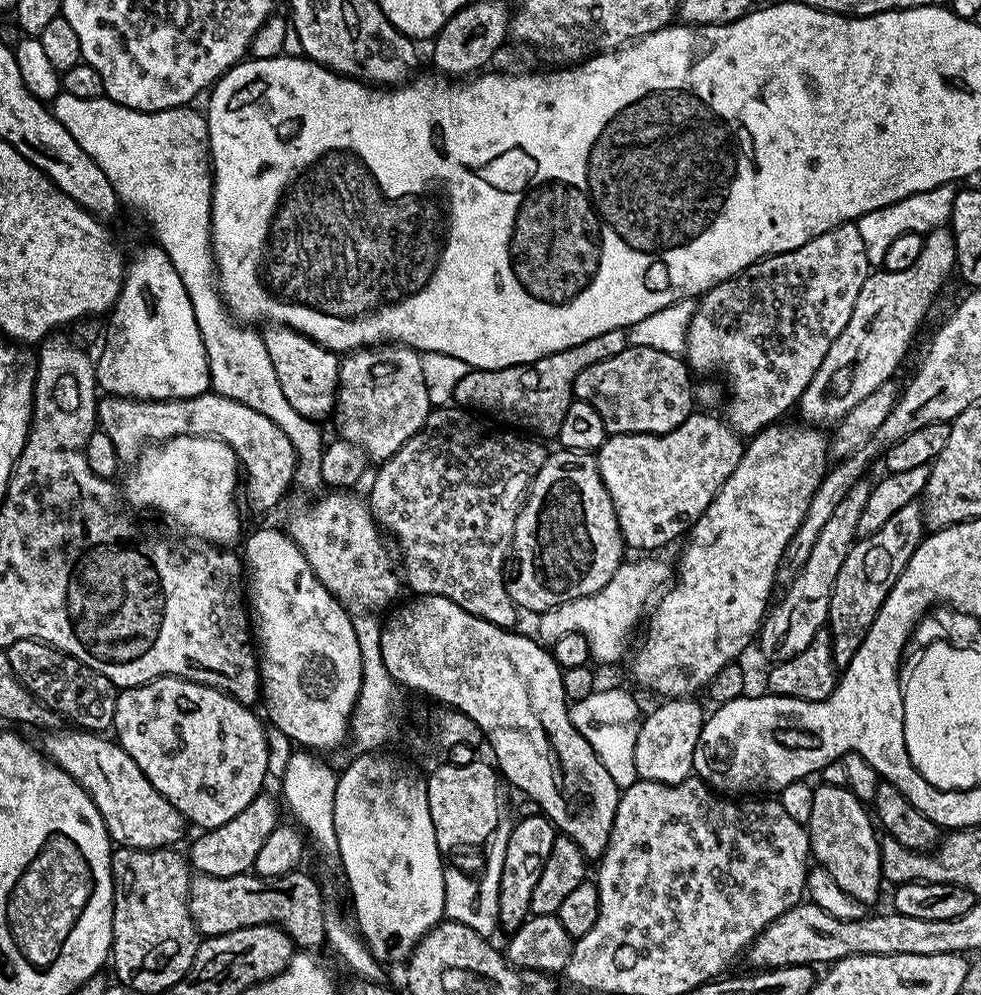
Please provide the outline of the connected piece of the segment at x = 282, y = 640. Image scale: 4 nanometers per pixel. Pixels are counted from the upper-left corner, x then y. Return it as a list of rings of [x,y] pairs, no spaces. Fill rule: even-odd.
[[[260,528],[248,541],[246,540],[243,541],[245,544],[244,552],[242,551],[242,560],[246,565],[246,600],[250,605],[251,615],[254,617],[254,640],[258,645],[262,704],[268,707],[269,717],[267,716],[267,719],[270,721],[271,727],[282,730],[282,734],[286,734],[292,739],[293,745],[303,746],[308,750],[336,748],[340,743],[344,744],[349,739],[349,720],[355,709],[356,700],[359,698],[360,688],[363,686],[362,654],[359,653],[358,637],[352,625],[353,617],[350,615],[349,609],[333,598],[330,590],[326,590],[326,586],[322,586],[322,582],[318,582],[314,570],[310,570],[310,562],[306,562],[302,550],[287,531],[280,529],[279,532],[276,528]]]

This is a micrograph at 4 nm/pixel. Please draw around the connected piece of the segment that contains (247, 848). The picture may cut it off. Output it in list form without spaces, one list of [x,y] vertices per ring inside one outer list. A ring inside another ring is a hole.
[[[267,794],[255,796],[230,822],[226,822],[217,828],[209,828],[199,833],[200,837],[189,846],[186,851],[186,859],[193,873],[201,876],[213,876],[214,878],[230,878],[231,876],[243,876],[254,869],[254,858],[258,858],[258,850],[266,843],[266,838],[281,823],[282,816],[276,809],[276,800]]]

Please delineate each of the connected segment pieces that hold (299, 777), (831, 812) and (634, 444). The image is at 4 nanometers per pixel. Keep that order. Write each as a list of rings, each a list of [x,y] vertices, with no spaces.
[[[308,750],[293,751],[284,775],[279,781],[284,800],[293,812],[295,823],[320,846],[320,852],[330,858],[338,857],[338,834],[334,830],[334,794],[338,772],[331,763],[323,764],[319,755]]]
[[[843,783],[824,784],[814,791],[814,811],[810,813],[806,827],[811,859],[824,868],[826,874],[830,874],[830,878],[834,878],[834,882],[838,882],[838,886],[842,886],[842,890],[850,894],[850,898],[854,898],[859,904],[871,906],[880,896],[880,884],[882,885],[884,875],[880,861],[881,837],[876,836],[878,828],[869,809]]]
[[[704,410],[693,411],[682,426],[666,434],[609,435],[595,453],[602,482],[614,502],[620,536],[629,549],[664,548],[671,540],[679,541],[719,494],[726,478],[734,474],[745,449],[741,437],[721,417],[719,420],[700,411]]]

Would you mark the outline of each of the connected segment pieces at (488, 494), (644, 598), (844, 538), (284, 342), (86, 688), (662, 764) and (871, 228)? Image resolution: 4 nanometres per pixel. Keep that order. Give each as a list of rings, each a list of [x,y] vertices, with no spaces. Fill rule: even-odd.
[[[459,406],[437,407],[428,415],[428,420],[422,426],[422,430],[418,430],[418,434],[414,434],[414,438],[407,440],[402,446],[402,450],[398,450],[398,454],[394,454],[389,460],[383,461],[377,467],[380,469],[377,470],[376,477],[372,480],[372,493],[367,493],[366,499],[377,524],[390,536],[392,532],[393,537],[391,536],[391,539],[398,545],[398,556],[402,561],[403,579],[406,581],[407,587],[409,584],[413,588],[413,593],[421,596],[450,598],[450,602],[458,602],[458,606],[462,606],[462,610],[466,610],[499,628],[511,629],[515,625],[512,623],[516,620],[518,609],[504,585],[506,561],[510,555],[512,539],[514,538],[514,522],[520,513],[520,505],[526,493],[531,489],[532,479],[544,464],[546,451],[544,452],[543,446],[540,445],[543,443],[539,439],[529,438],[527,435],[517,434],[512,430],[495,432],[494,429],[479,424],[475,419],[479,420],[471,411]]]
[[[631,560],[614,570],[614,578],[610,578],[610,582],[606,582],[606,586],[602,586],[602,590],[598,590],[593,596],[574,598],[570,602],[562,602],[557,608],[539,613],[537,620],[540,621],[536,624],[535,635],[545,645],[551,646],[567,632],[577,632],[582,634],[589,644],[598,646],[598,660],[600,656],[602,663],[616,664],[624,655],[625,659],[630,652],[628,639],[639,624],[641,627],[642,617],[653,599],[652,591],[655,590],[656,584],[667,585],[674,576],[673,565],[668,565],[664,560]]]
[[[865,478],[856,482],[846,492],[845,497],[838,502],[834,515],[826,521],[826,526],[822,526],[822,531],[810,550],[810,558],[806,558],[806,566],[802,566],[800,573],[783,589],[784,597],[780,601],[777,599],[769,607],[758,633],[760,652],[768,662],[788,660],[794,654],[806,650],[814,634],[827,625],[834,578],[838,578],[838,570],[842,570],[846,554],[850,554],[852,545],[858,539],[858,518],[862,518],[862,510],[869,501],[872,485],[873,483]]]
[[[268,326],[262,335],[266,354],[270,354],[270,362],[274,362],[274,374],[278,374],[278,386],[282,386],[282,394],[286,394],[286,402],[307,420],[324,422],[327,416],[329,419],[336,407],[336,392],[340,387],[341,357],[293,328]]]
[[[19,640],[7,648],[10,666],[14,674],[34,694],[41,702],[48,707],[51,712],[56,712],[65,721],[73,720],[77,729],[86,732],[104,734],[115,725],[116,722],[116,698],[118,689],[106,678],[106,674],[98,674],[98,670],[79,664],[75,658],[68,656],[65,652],[60,652],[48,644],[43,644],[40,640]]]
[[[668,698],[641,719],[638,742],[634,746],[634,766],[639,779],[677,784],[693,775],[694,746],[706,719],[706,712],[700,709],[698,701],[696,698]]]
[[[955,183],[934,186],[934,190],[915,192],[890,206],[882,206],[878,210],[870,210],[855,221],[858,234],[862,234],[862,242],[866,245],[866,258],[869,265],[883,265],[886,249],[894,242],[894,238],[902,238],[907,232],[927,234],[934,229],[947,225],[952,219],[952,207],[958,191]]]

